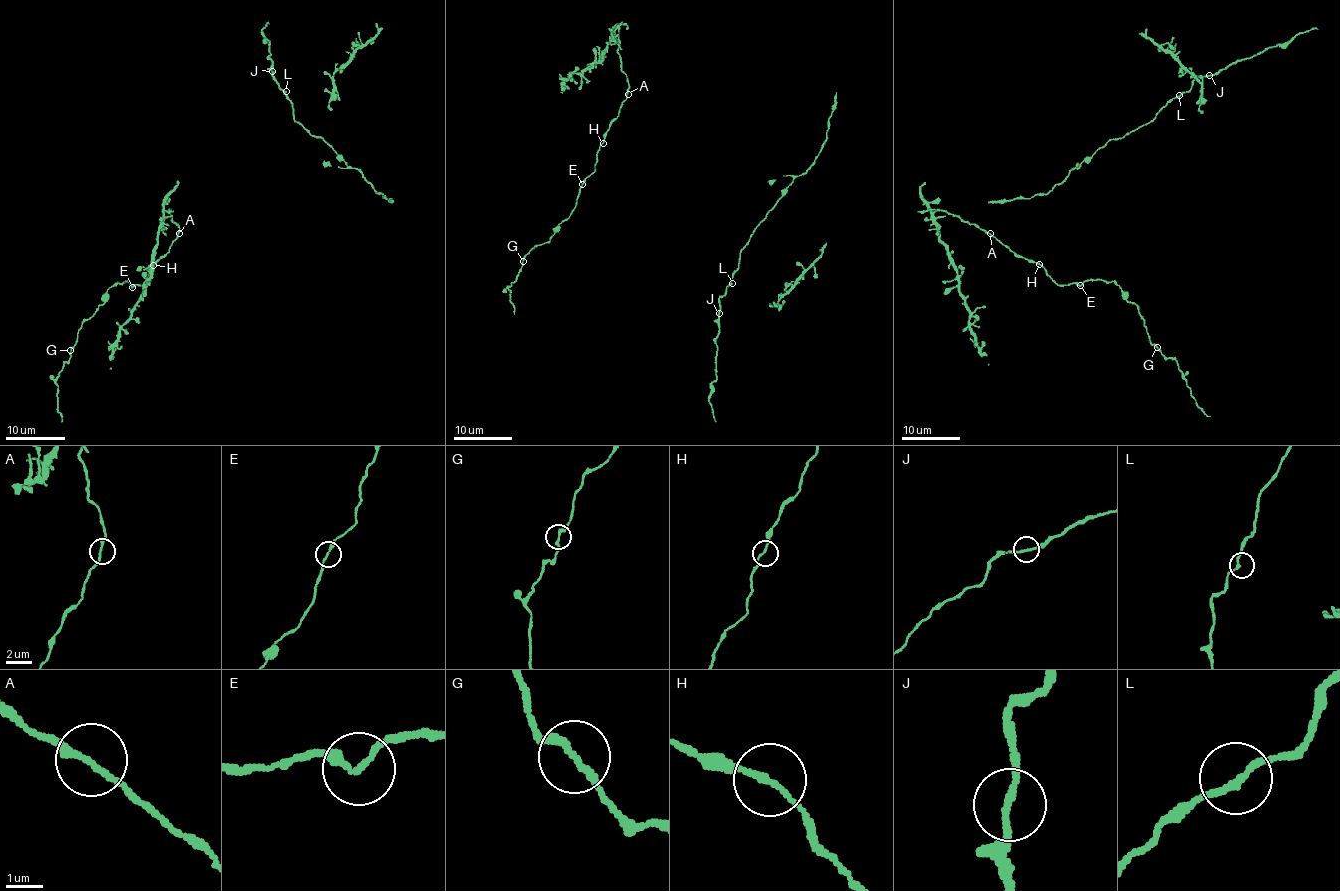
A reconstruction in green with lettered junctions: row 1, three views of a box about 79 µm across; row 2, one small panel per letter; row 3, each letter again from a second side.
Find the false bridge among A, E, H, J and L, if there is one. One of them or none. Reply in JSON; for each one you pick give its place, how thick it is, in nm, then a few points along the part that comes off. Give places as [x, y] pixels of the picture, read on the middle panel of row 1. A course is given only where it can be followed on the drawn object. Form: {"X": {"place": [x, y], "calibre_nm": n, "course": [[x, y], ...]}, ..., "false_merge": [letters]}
{"false_merge": []}

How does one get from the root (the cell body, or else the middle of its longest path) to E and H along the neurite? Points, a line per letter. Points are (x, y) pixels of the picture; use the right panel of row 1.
E: (984, 229), (1018, 255), (1038, 262), (1058, 284), (1077, 283), (1080, 286)
H: (984, 229), (1018, 255), (1039, 264)

